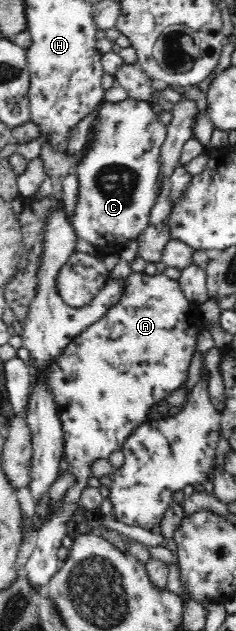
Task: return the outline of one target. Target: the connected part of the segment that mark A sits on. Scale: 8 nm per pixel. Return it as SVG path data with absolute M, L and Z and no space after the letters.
M132 272L126 278L126 286L120 300L108 310L108 314L74 338L64 350L64 354L45 368L45 385L53 394L64 431L63 456L70 465L69 470L75 478L75 483L66 490L56 514L38 530L36 546L25 567L26 579L32 587L46 590L49 580L60 568L56 554L62 544L62 538L68 533L66 524L72 520L78 508L81 508L80 494L88 487L88 479L92 478L92 462L107 460L112 452L121 450L130 434L149 422L148 415L152 406L163 398L180 393L186 383L188 367L197 351L198 334L204 330L204 322L192 322L188 318L192 310L190 302L186 300L178 281L163 274Z

